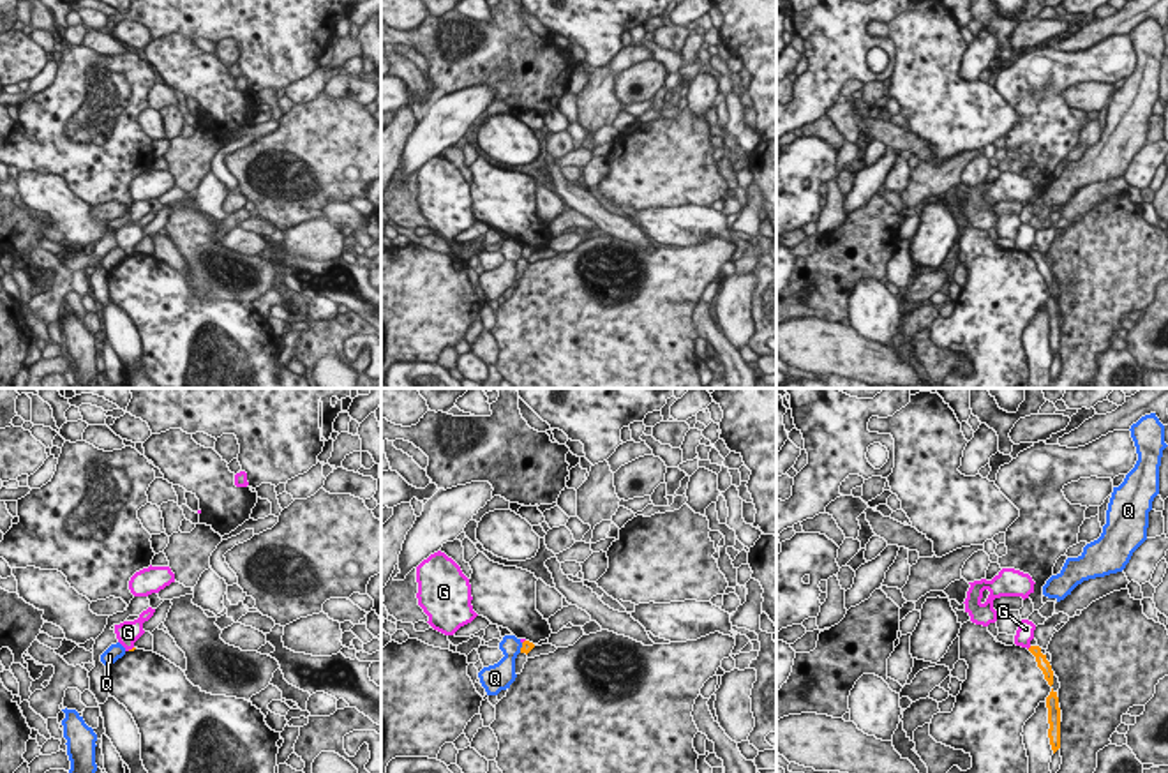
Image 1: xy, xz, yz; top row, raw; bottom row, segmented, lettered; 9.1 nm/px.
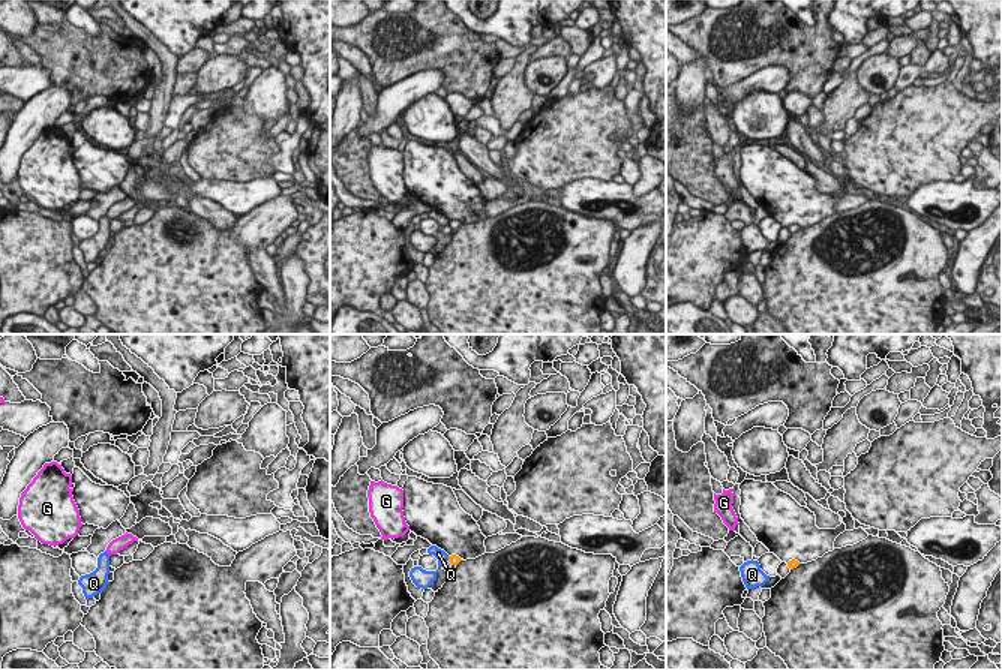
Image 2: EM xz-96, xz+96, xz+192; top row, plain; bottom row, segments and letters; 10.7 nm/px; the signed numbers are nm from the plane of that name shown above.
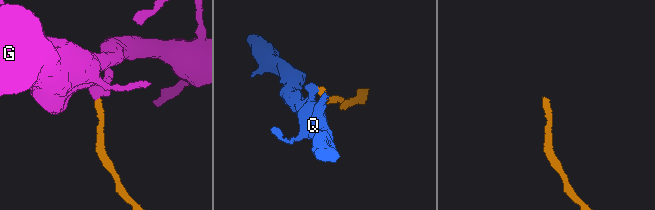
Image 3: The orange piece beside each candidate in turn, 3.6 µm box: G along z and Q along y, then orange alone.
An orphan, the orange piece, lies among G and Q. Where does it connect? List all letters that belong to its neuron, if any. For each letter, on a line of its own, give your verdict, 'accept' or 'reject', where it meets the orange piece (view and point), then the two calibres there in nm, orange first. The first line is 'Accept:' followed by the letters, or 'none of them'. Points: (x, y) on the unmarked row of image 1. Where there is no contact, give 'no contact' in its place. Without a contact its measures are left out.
Accept: G
G: accept; contact xy (129, 255); calibres 30 and 220 nm
Q: reject; contact xz (521, 253); calibres 100 and 190 nm

